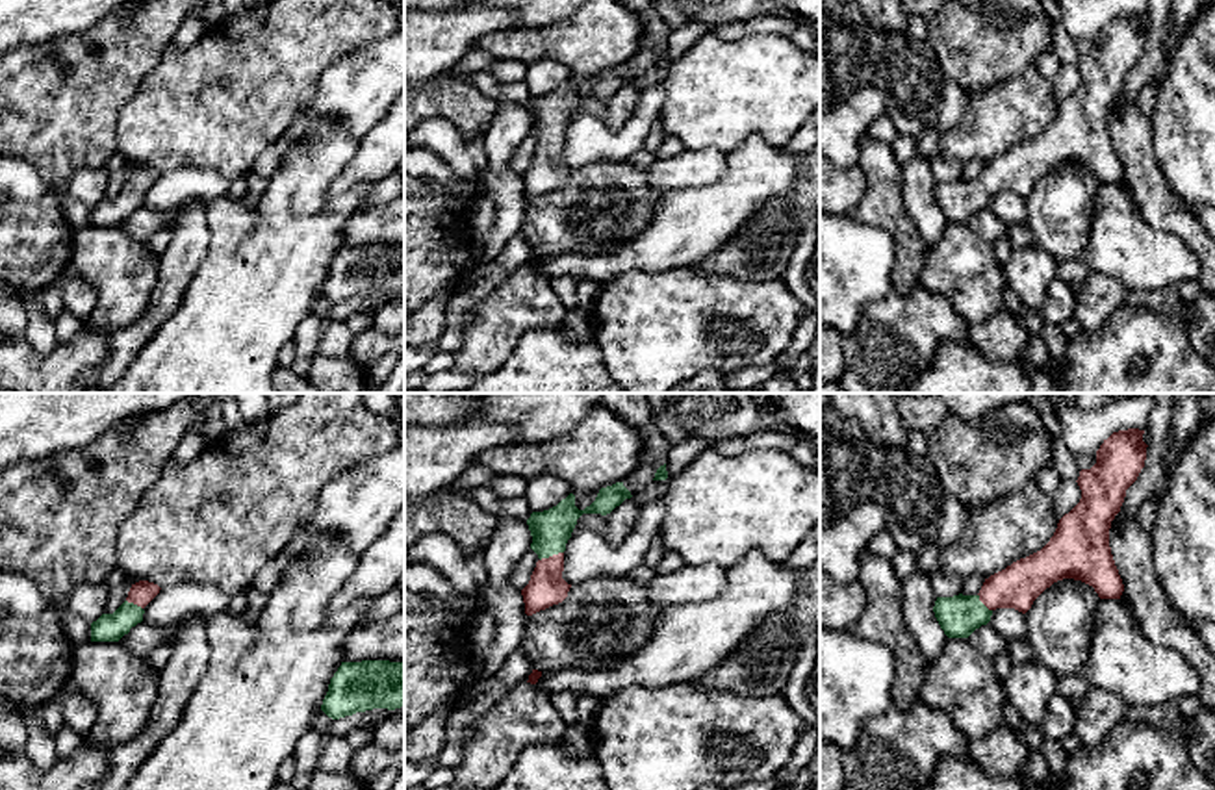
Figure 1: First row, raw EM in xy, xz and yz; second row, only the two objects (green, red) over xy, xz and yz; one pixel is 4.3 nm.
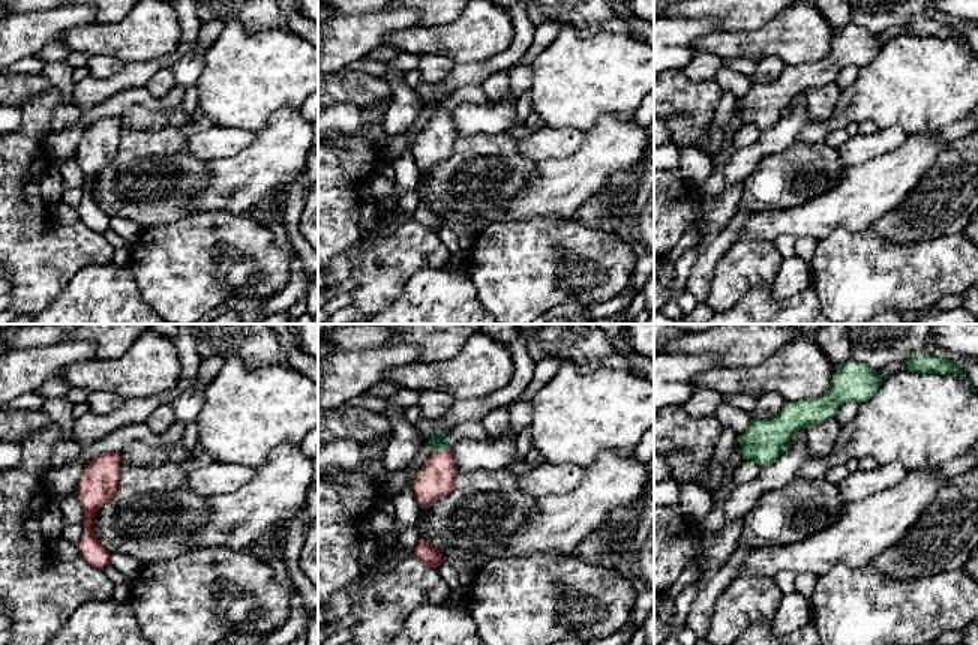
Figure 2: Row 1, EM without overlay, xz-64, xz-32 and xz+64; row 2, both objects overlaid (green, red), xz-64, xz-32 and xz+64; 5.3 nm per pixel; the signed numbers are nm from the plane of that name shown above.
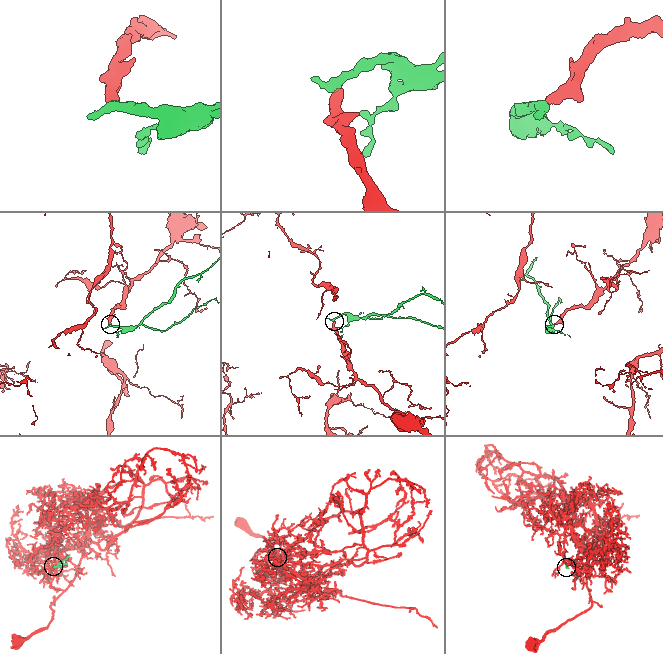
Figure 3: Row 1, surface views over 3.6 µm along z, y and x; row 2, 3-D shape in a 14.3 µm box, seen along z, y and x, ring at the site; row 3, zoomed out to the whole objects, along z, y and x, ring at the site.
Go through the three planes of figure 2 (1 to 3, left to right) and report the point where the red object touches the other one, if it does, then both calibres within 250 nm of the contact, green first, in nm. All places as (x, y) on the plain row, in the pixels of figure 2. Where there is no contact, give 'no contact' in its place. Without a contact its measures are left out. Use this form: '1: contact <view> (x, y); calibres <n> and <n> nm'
1: no contact
2: contact xz-32 (440, 114); calibres 60 and 200 nm
3: no contact

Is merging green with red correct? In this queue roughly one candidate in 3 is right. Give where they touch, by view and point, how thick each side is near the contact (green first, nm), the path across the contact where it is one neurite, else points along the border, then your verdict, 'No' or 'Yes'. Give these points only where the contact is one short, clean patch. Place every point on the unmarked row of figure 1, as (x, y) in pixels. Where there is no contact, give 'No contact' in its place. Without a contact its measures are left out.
Touches green at xz (551, 140). Thickness 170 nm (green) against 160 nm. Path across: xz (551, 114), (551, 140), (546, 171). Yes

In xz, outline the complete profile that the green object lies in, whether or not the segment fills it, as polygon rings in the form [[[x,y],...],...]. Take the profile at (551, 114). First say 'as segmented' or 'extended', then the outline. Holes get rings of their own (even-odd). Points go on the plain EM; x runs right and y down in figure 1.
extended; [[[616,67],[601,72],[595,85],[584,95],[575,91],[575,80],[569,78],[556,91],[531,98],[527,104],[532,121],[531,134],[540,145],[536,147],[529,169],[521,174],[527,200],[558,189],[568,182],[571,169],[562,163],[564,135],[577,104],[582,98],[607,100],[631,82],[623,67]]]

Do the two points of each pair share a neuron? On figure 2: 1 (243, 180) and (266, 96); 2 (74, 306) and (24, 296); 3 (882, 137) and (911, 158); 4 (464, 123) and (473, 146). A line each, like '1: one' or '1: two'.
1: two
2: two
3: two
4: two

